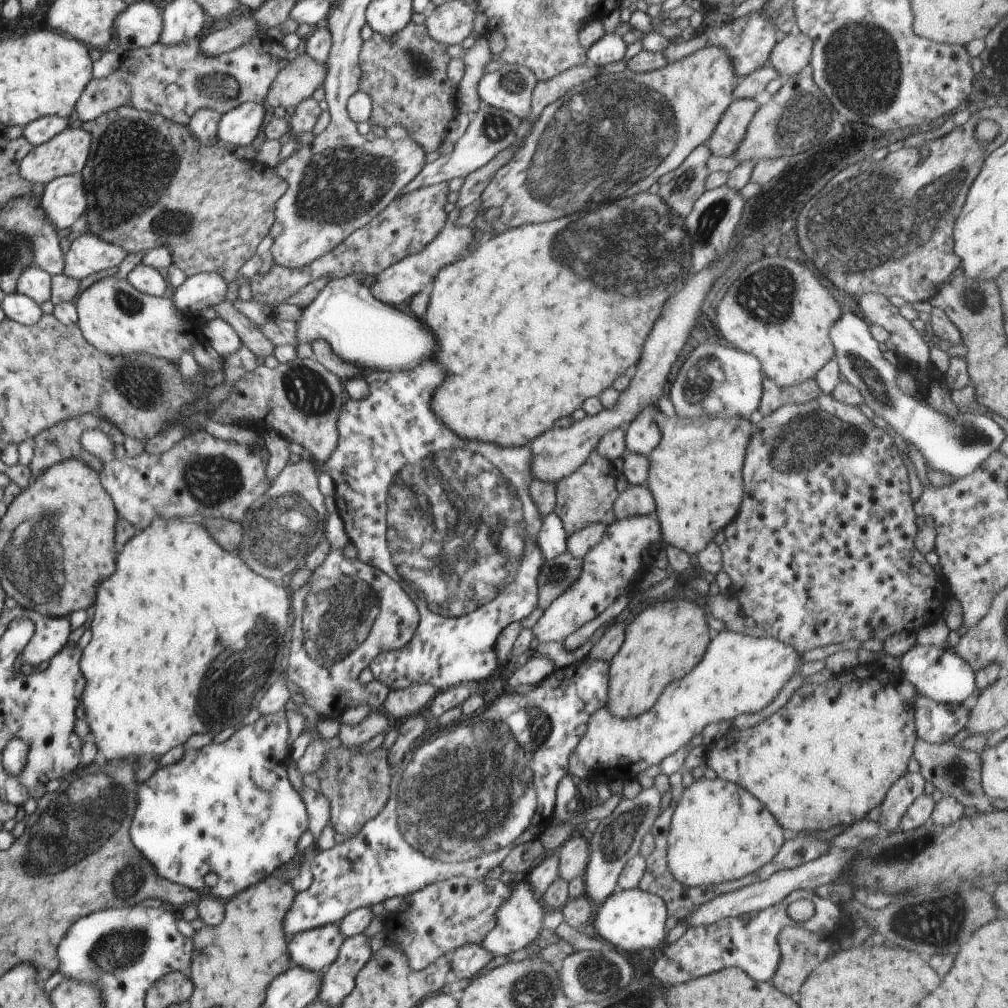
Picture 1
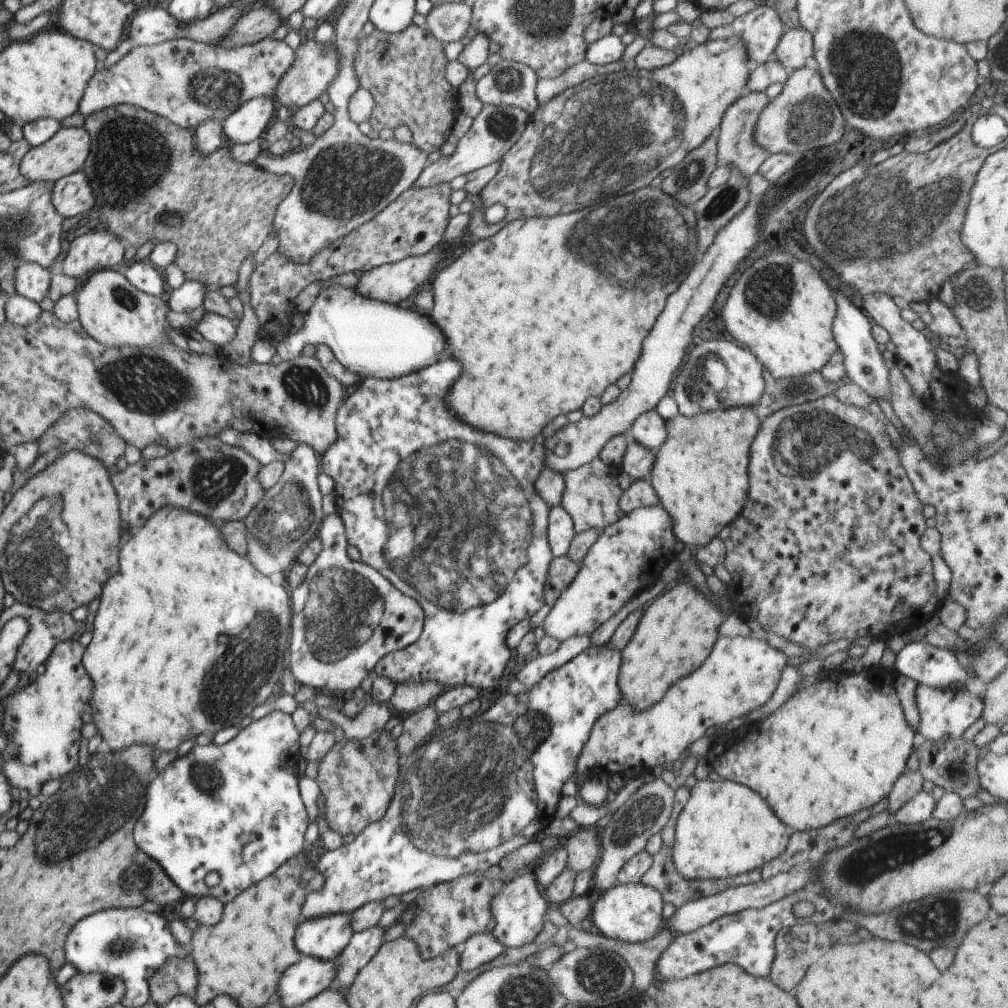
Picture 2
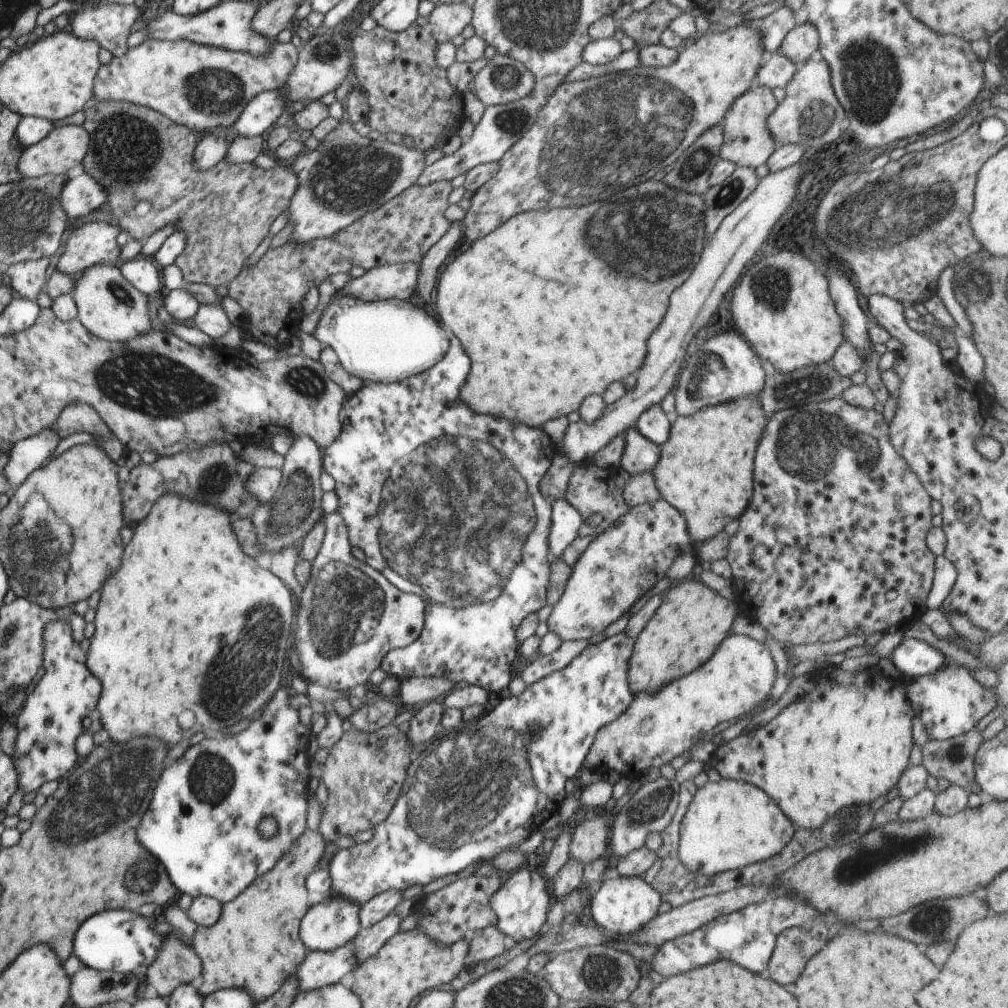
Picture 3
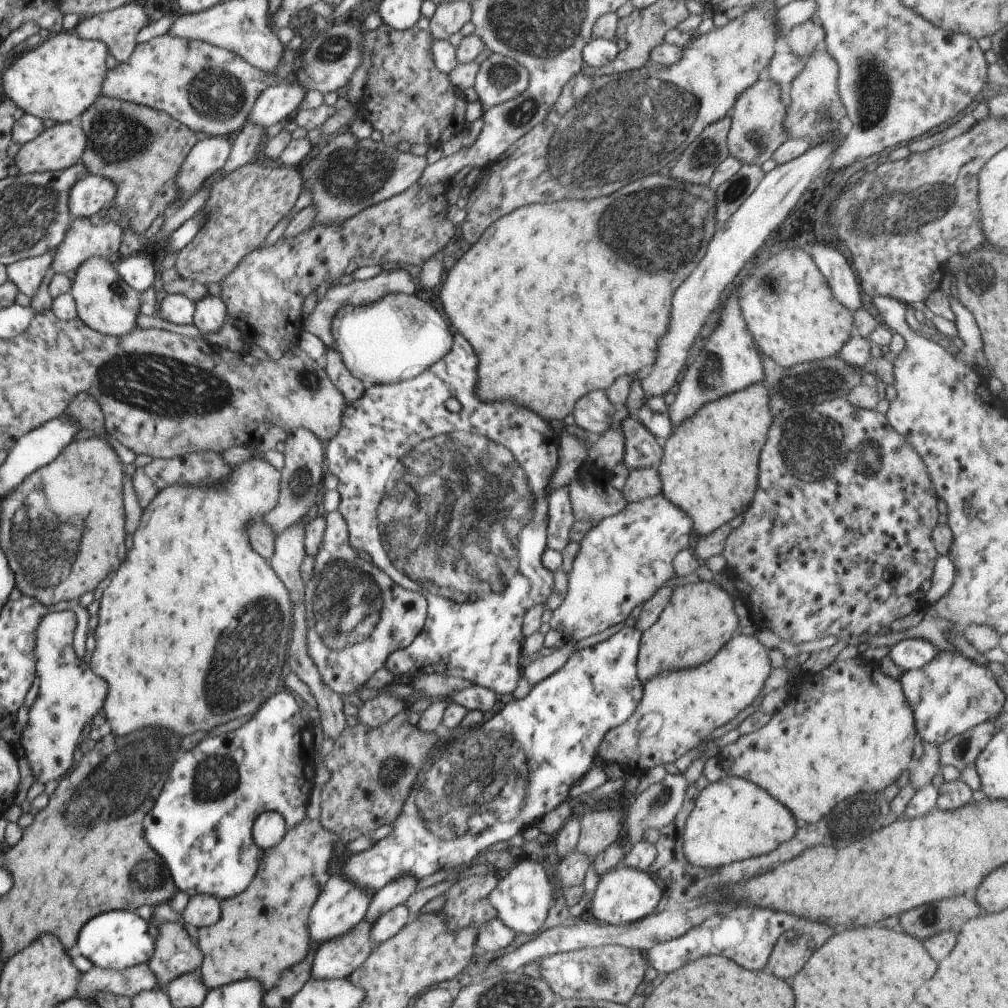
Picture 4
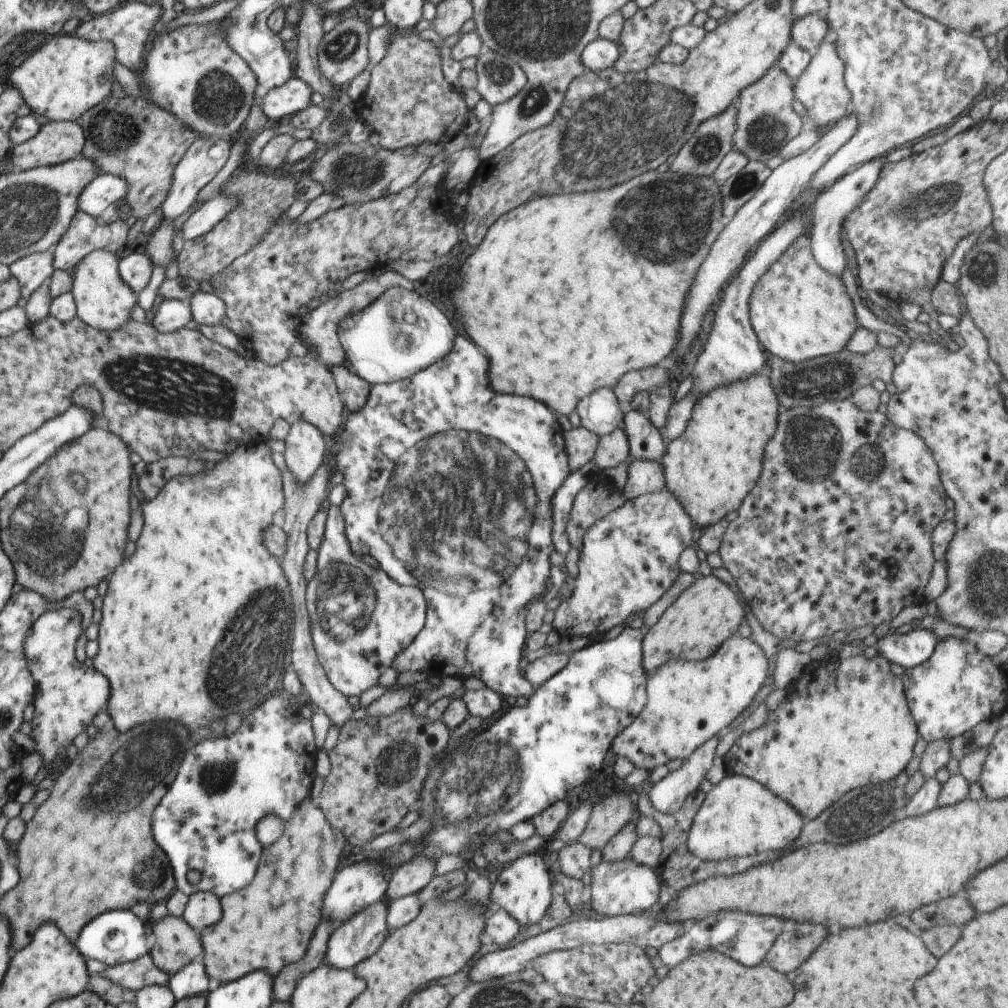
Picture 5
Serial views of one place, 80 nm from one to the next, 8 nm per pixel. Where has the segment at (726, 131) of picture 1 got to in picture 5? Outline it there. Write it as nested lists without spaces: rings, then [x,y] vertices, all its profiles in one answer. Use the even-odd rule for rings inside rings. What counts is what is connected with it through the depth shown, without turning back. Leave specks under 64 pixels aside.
[[[776,63],[763,78],[742,90],[736,103],[738,117],[736,132],[732,136],[734,150],[742,152],[748,160],[765,163],[773,156],[780,155],[780,148],[793,139],[803,125],[801,117],[792,108],[792,100],[795,99],[794,84]]]

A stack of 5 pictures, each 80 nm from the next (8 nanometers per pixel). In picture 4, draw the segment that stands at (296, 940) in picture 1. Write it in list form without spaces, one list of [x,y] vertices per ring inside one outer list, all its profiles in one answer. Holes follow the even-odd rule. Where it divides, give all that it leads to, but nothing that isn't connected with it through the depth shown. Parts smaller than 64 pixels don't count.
[[[332,873],[327,877],[317,901],[310,909],[308,928],[312,946],[322,946],[323,942],[352,930],[356,924],[365,918],[374,896],[372,891],[359,887],[352,879],[345,877],[342,873]]]

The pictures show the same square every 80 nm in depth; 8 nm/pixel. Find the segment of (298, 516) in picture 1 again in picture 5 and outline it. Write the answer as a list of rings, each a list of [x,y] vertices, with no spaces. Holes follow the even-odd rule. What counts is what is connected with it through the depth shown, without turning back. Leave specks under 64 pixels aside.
[[[296,422],[285,439],[286,468],[298,482],[308,482],[316,470],[320,470],[326,456],[326,440],[316,426],[308,422]]]

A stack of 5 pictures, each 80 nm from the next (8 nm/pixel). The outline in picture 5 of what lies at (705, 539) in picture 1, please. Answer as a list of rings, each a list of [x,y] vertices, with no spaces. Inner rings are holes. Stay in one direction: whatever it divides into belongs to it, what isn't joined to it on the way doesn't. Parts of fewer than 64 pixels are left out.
[[[766,368],[760,374],[754,374],[742,382],[728,384],[708,392],[706,396],[700,396],[686,430],[680,434],[678,440],[666,442],[667,452],[661,462],[665,488],[682,504],[684,512],[690,516],[696,528],[708,528],[730,512],[738,511],[749,493],[757,486],[762,475],[764,448],[774,436],[778,410],[781,411],[768,374],[769,370]]]

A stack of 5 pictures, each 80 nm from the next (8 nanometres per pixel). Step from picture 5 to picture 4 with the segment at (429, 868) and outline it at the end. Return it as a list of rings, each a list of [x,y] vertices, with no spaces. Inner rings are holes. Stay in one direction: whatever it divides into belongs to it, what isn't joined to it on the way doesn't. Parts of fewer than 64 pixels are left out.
[[[404,875],[376,891],[364,919],[376,922],[388,909],[405,903],[417,891],[418,881],[414,875]]]

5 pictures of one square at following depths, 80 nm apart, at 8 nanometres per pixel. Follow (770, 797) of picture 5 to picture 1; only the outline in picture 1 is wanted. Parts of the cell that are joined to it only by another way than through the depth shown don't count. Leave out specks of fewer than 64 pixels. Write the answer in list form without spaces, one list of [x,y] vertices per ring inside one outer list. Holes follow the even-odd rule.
[[[702,777],[684,790],[673,813],[667,866],[684,887],[728,883],[771,862],[784,844],[782,826],[758,798],[731,781]]]

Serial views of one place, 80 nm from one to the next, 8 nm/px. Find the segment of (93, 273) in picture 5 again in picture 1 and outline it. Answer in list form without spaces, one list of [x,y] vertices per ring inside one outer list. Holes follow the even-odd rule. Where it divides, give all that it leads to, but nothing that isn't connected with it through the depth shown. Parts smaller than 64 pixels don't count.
[[[115,276],[102,278],[84,290],[76,300],[78,326],[83,338],[98,351],[108,355],[148,354],[179,362],[184,351],[191,351],[195,342],[195,329],[201,330],[201,321],[187,315],[188,320],[179,317],[170,298],[156,297],[139,292],[127,280]]]

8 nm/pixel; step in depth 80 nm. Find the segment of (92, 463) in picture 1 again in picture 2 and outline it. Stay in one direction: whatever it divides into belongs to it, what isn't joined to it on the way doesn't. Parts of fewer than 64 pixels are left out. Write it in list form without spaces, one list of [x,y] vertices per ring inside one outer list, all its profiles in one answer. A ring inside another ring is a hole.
[[[86,408],[70,410],[47,431],[39,441],[41,452],[45,455],[53,448],[60,450],[60,455],[70,450],[80,450],[88,454],[90,458],[96,458],[104,462],[108,456],[102,448],[104,436],[120,436],[116,430],[104,418]],[[91,437],[98,437],[101,442],[96,444],[90,440]]]

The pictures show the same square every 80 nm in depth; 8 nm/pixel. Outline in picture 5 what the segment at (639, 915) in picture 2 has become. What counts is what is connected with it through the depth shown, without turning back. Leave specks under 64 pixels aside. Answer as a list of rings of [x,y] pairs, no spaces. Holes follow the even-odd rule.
[[[630,856],[620,862],[601,861],[592,868],[590,884],[592,908],[604,918],[638,915],[659,903],[660,886],[660,880],[654,869],[632,862]]]

